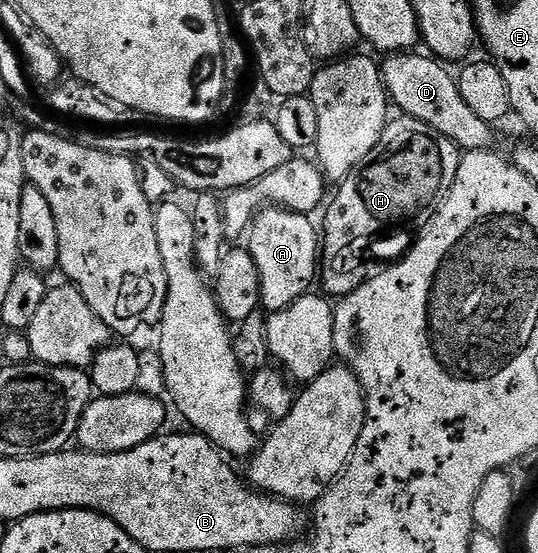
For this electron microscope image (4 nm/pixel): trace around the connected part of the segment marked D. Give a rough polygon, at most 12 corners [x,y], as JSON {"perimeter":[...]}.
{"perimeter":[[387,55],[389,99],[461,151],[487,150],[493,123],[462,100],[449,67]]}

